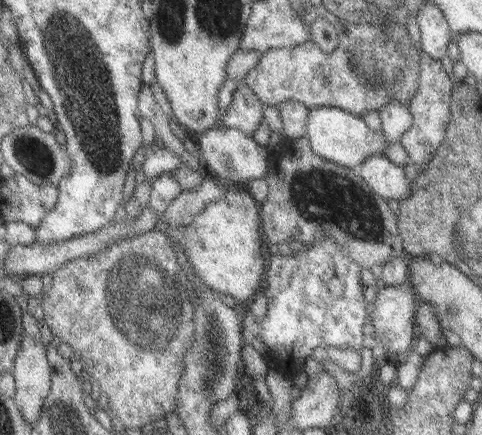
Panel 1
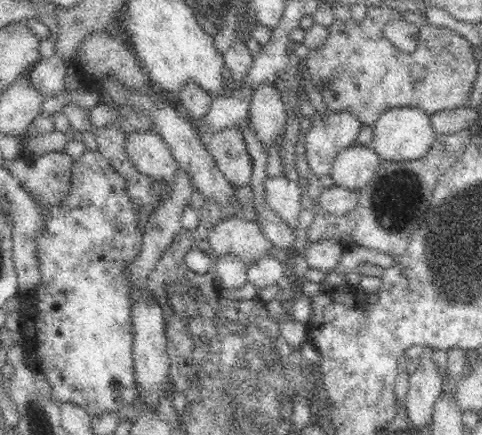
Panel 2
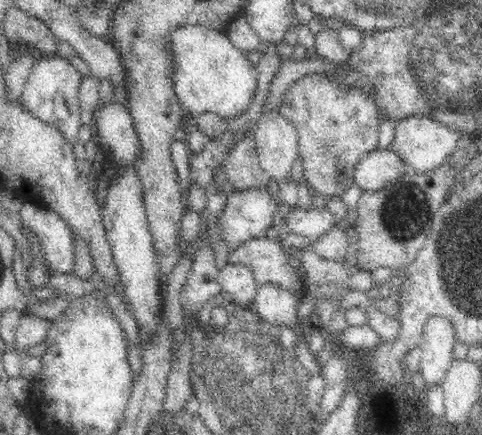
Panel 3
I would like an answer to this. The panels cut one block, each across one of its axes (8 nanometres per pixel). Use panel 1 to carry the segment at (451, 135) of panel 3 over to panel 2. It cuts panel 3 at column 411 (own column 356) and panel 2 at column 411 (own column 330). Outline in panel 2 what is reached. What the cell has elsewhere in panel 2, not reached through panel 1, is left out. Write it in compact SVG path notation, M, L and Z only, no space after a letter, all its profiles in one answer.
M394 108L384 114L380 114L380 120L372 126L374 130L374 140L372 140L372 150L386 162L412 162L424 158L438 134L432 130L430 124L430 114L420 110L420 108Z

